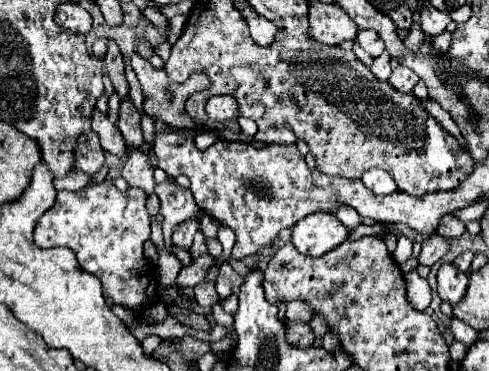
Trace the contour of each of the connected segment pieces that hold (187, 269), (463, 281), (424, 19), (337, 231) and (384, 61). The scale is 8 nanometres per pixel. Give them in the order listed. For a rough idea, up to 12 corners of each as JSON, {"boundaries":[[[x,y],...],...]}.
{"boundaries":[[[197,258],[179,270],[177,284],[193,288],[205,278],[215,258]],[[453,264],[437,272],[441,300],[457,304],[467,292],[469,278]],[[429,2],[421,6],[425,34],[437,36],[447,28],[451,16]],[[315,212],[295,224],[291,242],[321,256],[351,230],[335,214]],[[389,54],[373,58],[371,72],[379,80],[389,78]]]}

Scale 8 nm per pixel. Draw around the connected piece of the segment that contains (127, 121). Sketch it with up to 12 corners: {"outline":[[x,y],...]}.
{"outline":[[121,100],[117,128],[129,146],[145,144],[141,114]]}

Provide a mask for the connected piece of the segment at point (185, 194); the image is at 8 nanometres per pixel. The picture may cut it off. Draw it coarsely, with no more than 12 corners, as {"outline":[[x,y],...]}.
{"outline":[[175,182],[155,186],[161,200],[165,248],[173,254],[171,232],[197,218],[189,188]]}

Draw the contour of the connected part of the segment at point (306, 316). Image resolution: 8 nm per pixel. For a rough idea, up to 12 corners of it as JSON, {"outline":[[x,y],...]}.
{"outline":[[299,300],[287,304],[289,322],[309,322],[313,310]]}

